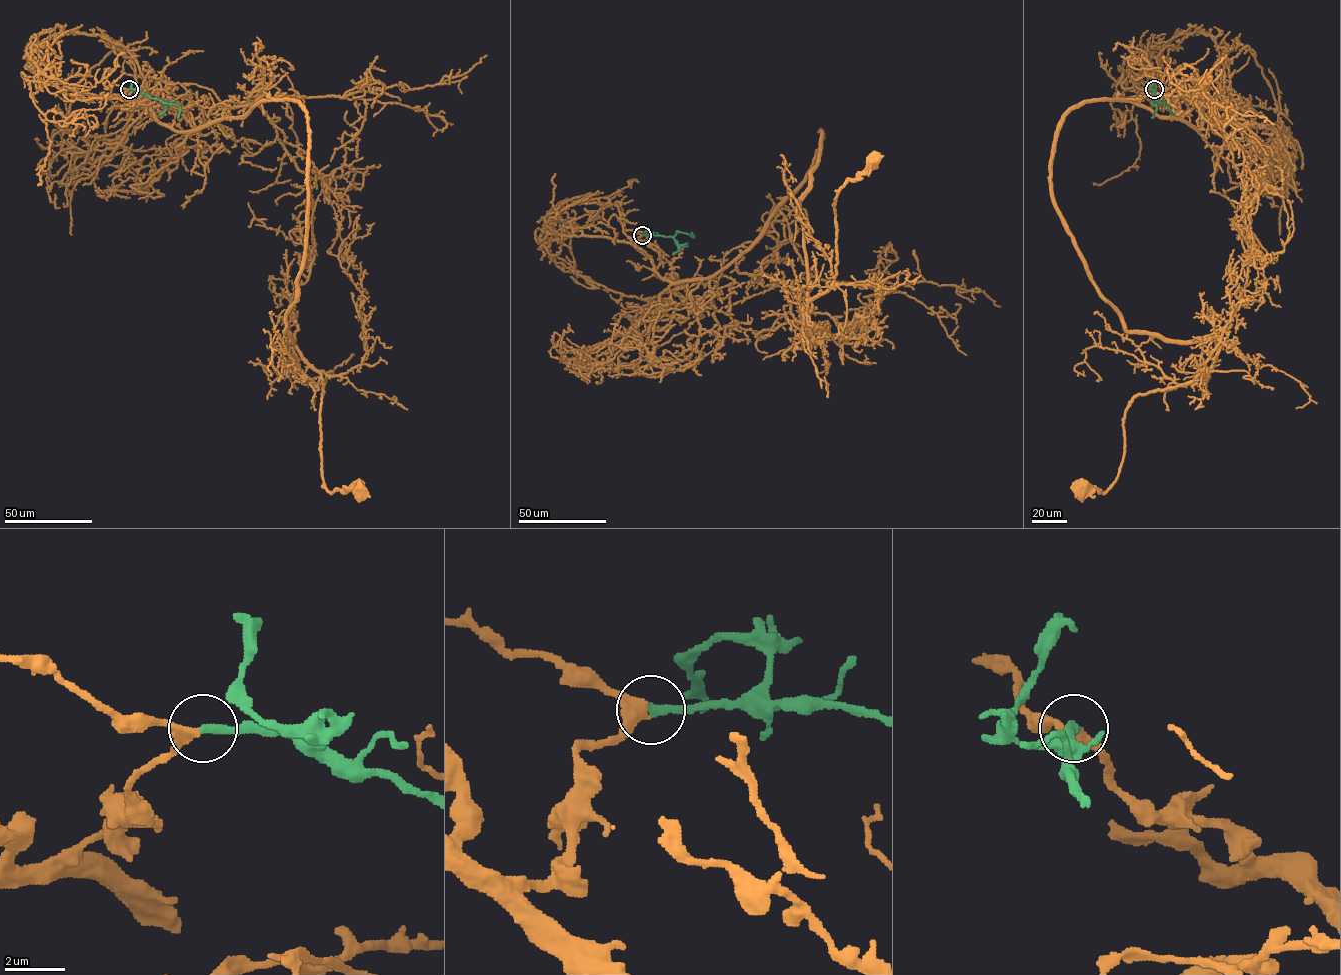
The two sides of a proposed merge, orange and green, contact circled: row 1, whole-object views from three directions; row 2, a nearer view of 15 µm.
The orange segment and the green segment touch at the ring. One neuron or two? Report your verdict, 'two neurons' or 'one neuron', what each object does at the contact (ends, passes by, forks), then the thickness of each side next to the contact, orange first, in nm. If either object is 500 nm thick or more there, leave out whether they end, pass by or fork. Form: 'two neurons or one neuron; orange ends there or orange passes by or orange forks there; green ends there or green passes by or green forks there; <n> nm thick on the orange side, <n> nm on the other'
one neuron; orange passes by; green ends there; 320 nm thick on the orange side, 300 nm on the other

